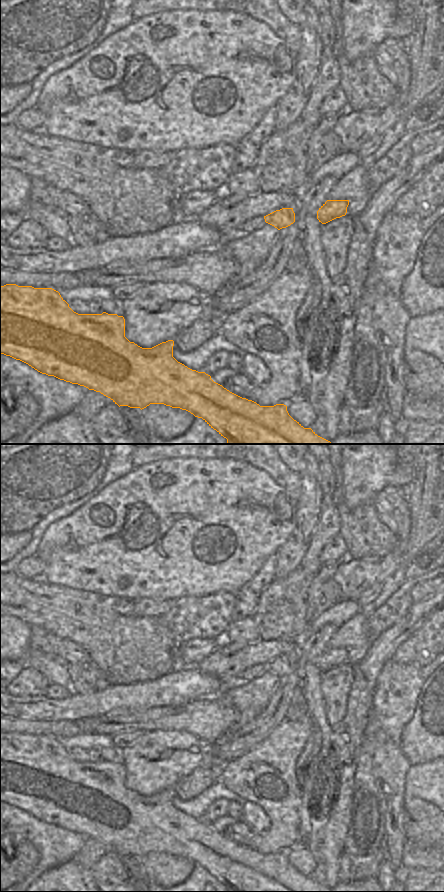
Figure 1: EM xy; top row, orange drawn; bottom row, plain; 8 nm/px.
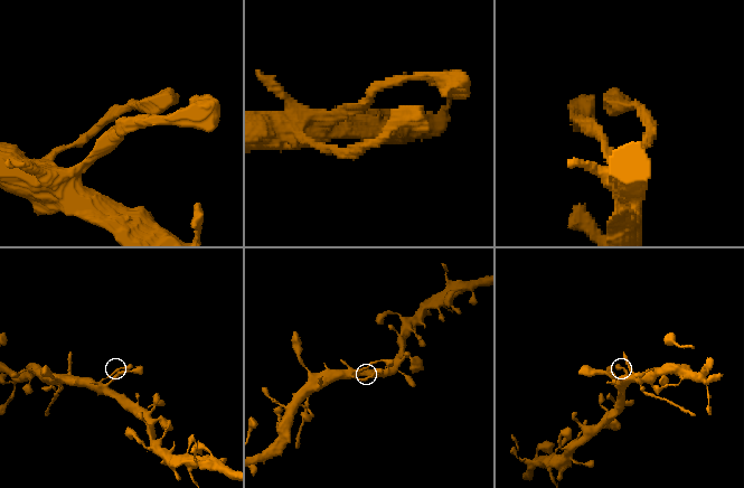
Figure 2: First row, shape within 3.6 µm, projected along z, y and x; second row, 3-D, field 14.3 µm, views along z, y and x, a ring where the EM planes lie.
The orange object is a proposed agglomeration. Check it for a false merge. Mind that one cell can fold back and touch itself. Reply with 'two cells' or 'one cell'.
one cell

